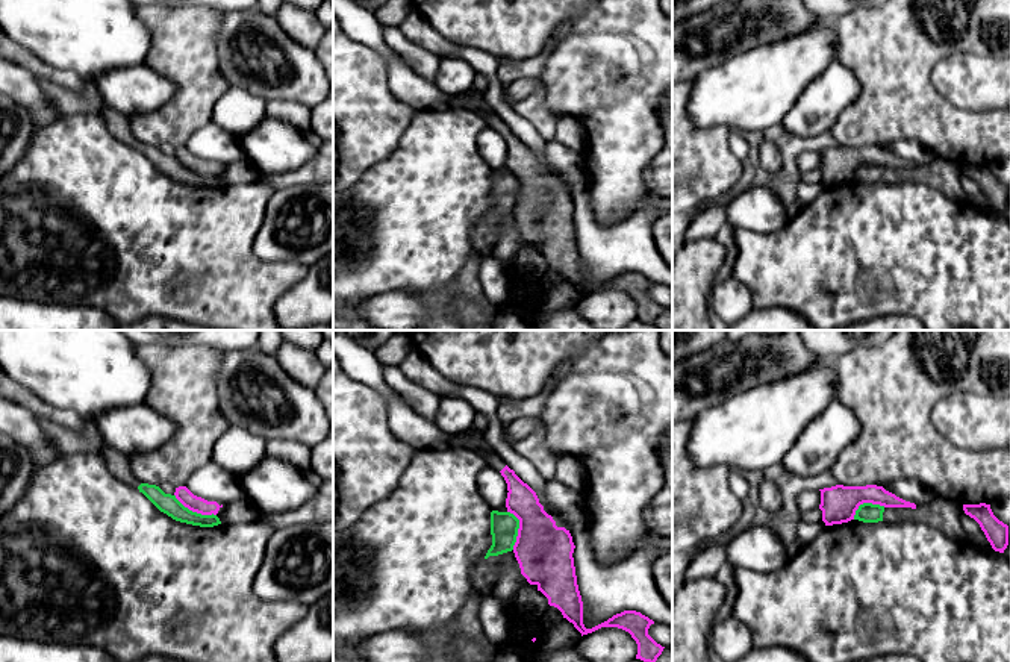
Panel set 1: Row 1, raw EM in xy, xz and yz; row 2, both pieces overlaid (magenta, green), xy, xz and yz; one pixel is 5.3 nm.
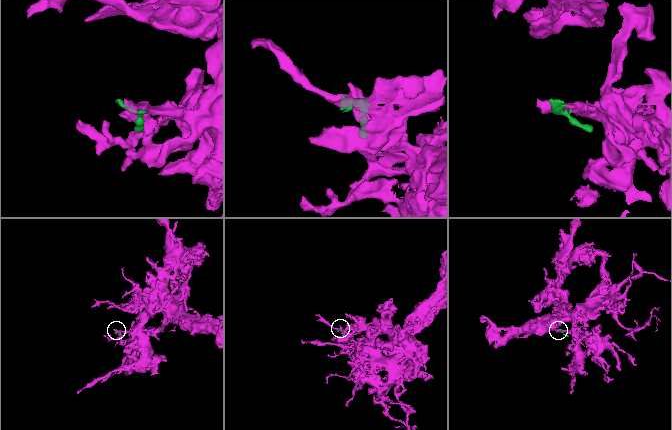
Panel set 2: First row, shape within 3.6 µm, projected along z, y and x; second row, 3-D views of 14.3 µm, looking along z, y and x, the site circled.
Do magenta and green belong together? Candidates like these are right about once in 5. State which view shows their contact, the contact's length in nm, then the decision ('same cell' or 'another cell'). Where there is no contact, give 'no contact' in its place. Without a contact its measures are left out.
meets magenta in xy; contact 260 nm long; another cell

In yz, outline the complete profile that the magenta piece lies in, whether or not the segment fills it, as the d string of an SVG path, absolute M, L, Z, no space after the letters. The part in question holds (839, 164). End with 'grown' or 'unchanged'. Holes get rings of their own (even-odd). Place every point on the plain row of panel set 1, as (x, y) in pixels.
M836 145L821 151L822 182L825 186L842 185L854 180L856 171L863 164L880 165L884 168L912 168L915 164L906 162L895 155L886 151L883 147L843 147Z | unchanged

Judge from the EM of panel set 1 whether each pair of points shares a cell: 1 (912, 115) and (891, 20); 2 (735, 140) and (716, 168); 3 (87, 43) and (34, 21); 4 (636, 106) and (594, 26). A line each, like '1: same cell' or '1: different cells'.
1: same cell
2: different cells
3: same cell
4: same cell

